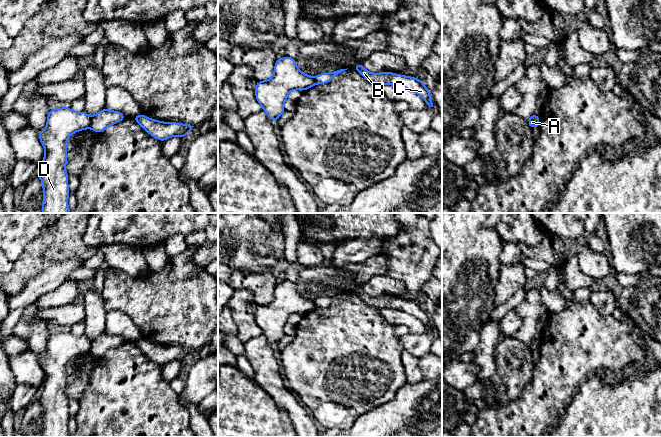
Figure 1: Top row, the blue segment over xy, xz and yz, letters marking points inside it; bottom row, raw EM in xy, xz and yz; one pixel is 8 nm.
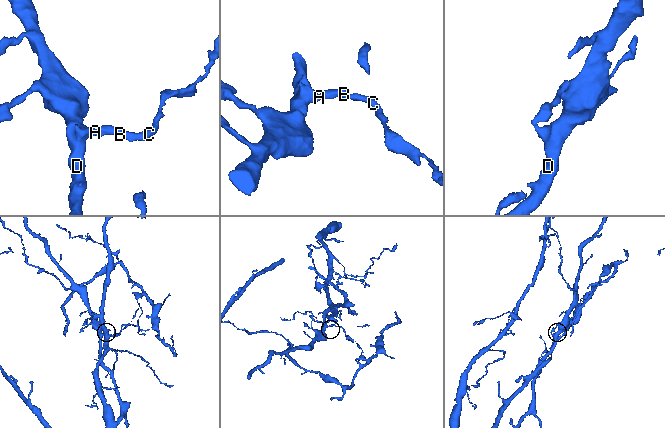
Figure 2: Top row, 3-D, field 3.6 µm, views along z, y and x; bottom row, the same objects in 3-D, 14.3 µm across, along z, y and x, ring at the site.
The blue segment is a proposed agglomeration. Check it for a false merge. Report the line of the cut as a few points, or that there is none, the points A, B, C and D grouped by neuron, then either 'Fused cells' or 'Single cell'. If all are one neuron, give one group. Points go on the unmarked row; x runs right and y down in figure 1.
Split along xy (91, 341), (89, 351). Groups: A D / B C. Fused cells

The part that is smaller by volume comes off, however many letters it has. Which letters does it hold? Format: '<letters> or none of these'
B, C

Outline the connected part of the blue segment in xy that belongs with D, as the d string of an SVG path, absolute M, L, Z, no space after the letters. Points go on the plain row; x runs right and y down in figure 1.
M69 331L50 333L46 353L38 355L45 373L37 400L43 409L42 437L70 437L68 432L67 363L79 354L90 352L91 340Z

